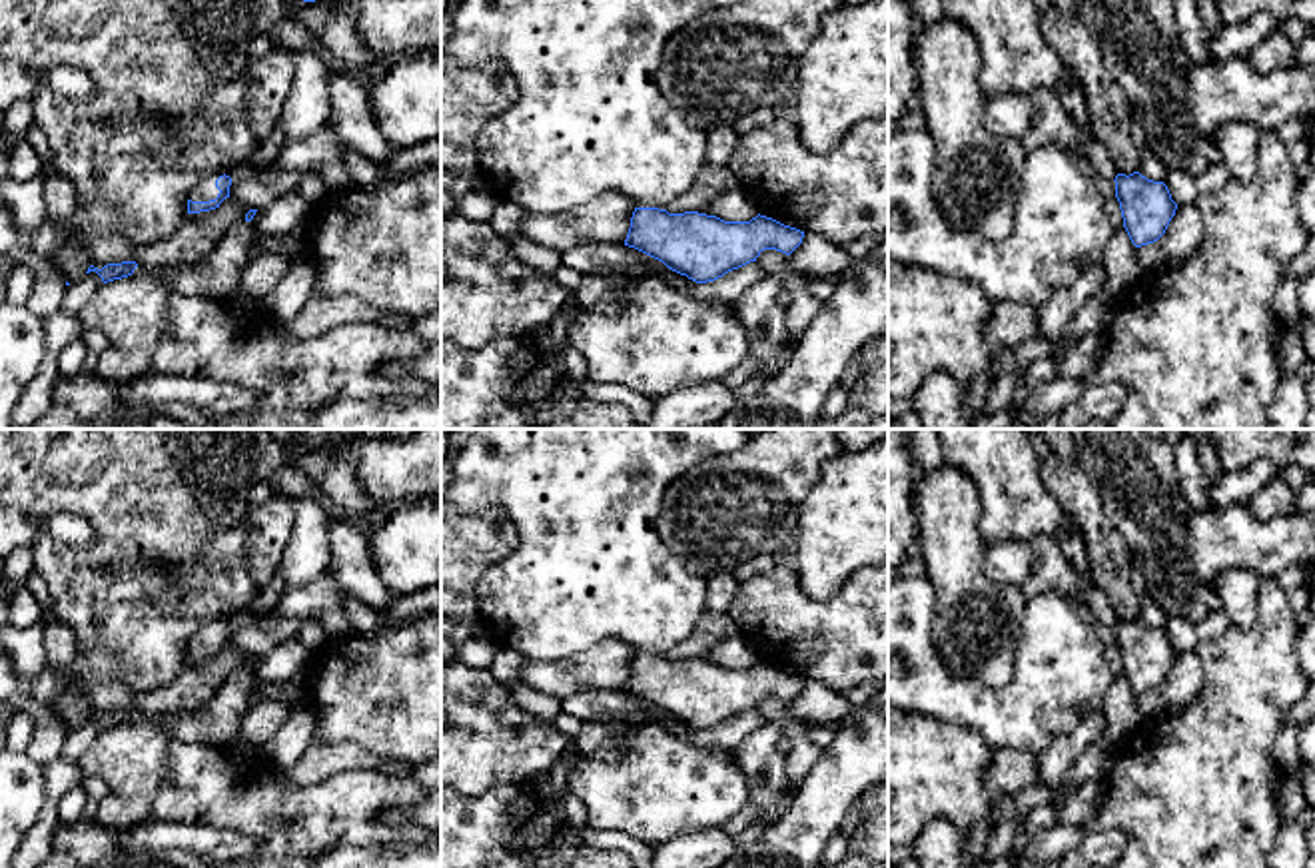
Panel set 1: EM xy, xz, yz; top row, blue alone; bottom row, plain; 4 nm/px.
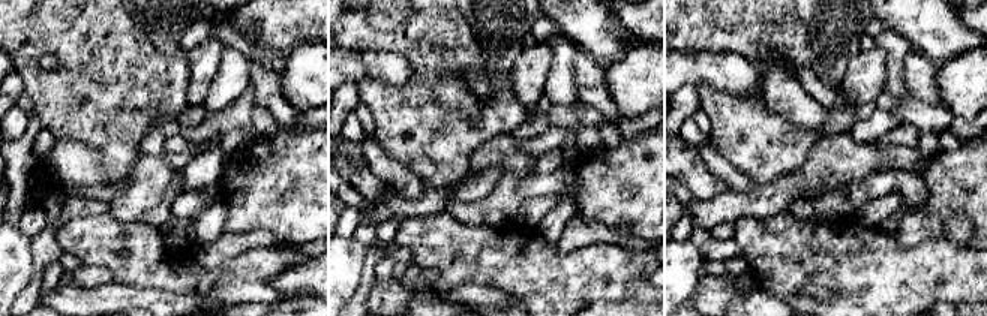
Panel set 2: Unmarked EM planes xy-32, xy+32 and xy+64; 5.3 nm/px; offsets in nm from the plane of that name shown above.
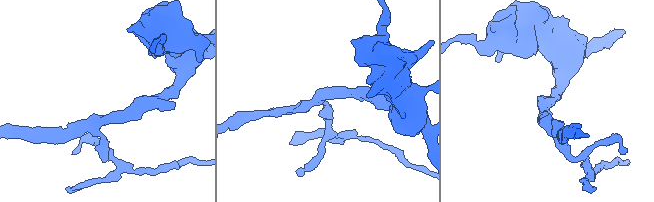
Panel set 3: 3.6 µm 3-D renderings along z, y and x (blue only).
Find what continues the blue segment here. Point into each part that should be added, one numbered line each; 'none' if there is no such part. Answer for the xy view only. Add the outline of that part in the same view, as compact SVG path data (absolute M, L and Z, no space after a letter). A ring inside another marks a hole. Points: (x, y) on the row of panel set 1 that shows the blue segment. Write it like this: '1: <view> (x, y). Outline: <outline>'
1: xy (204, 190). Outline: M210 174L206 176L204 180L200 180L192 192L190 192L190 198L192 202L210 202L210 200L216 200L219 190L216 188L216 180L223 176L223 174Z

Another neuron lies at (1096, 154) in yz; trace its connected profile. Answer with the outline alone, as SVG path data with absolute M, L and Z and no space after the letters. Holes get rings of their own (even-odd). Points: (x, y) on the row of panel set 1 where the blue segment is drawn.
M1090 124L1088 126L1078 126L1080 132L1080 142L1086 150L1086 160L1094 166L1096 174L1115 180L1119 174L1115 164L1111 162L1107 150L1094 138Z

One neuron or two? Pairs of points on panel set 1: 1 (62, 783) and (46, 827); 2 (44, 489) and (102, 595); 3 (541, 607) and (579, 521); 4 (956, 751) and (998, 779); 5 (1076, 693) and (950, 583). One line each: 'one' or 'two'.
1: one
2: one
3: one
4: two
5: two

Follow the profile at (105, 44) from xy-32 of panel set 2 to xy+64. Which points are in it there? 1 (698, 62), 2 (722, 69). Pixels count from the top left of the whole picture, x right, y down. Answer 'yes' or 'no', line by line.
1: no
2: no

